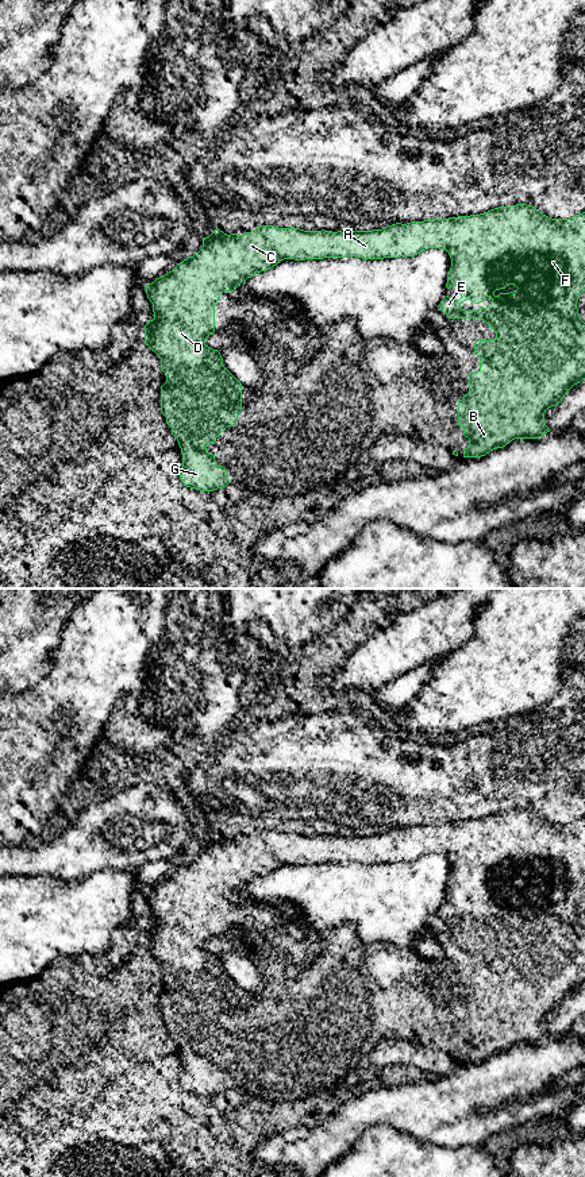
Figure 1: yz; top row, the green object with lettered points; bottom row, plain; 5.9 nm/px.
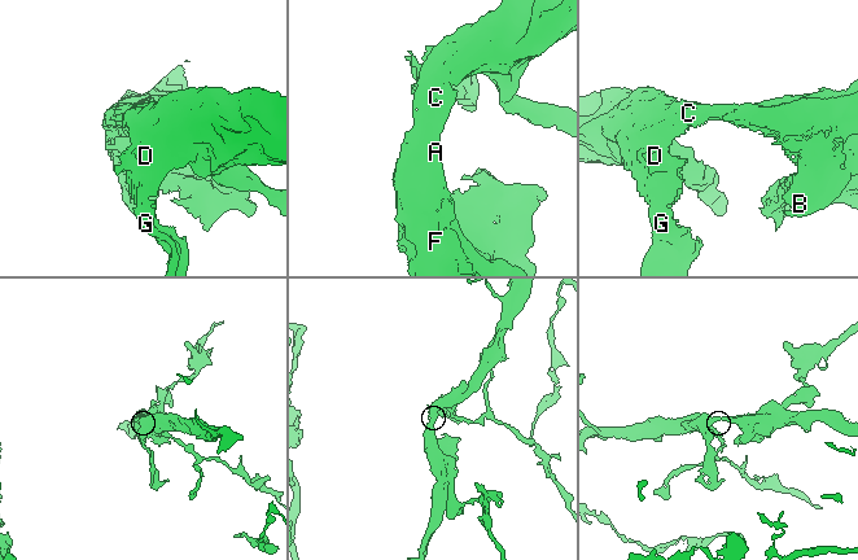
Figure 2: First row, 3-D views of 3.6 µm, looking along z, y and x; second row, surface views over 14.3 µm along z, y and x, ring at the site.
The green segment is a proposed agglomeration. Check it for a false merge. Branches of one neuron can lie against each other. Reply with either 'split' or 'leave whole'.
leave whole

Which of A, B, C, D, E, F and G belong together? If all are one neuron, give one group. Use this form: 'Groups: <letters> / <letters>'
Groups: A B C D E F G

